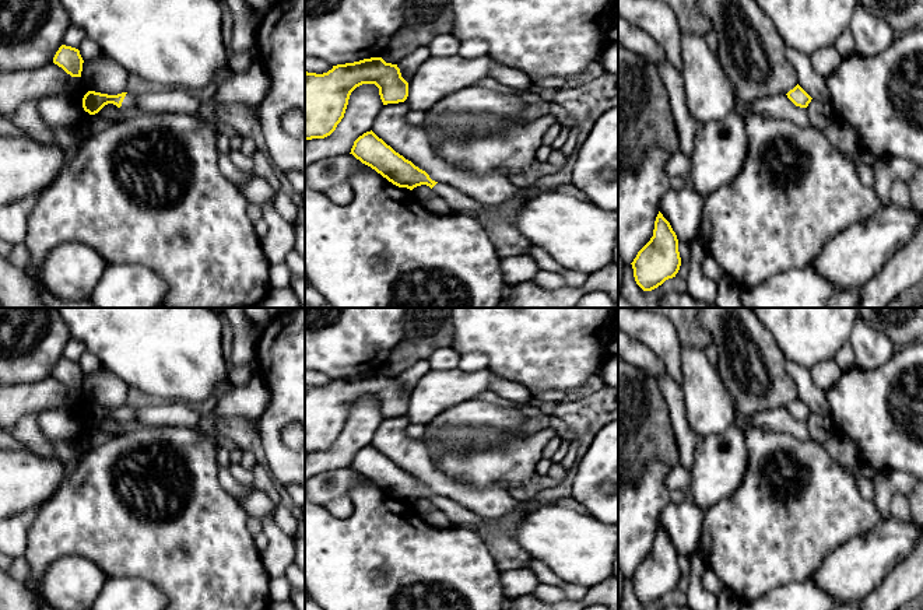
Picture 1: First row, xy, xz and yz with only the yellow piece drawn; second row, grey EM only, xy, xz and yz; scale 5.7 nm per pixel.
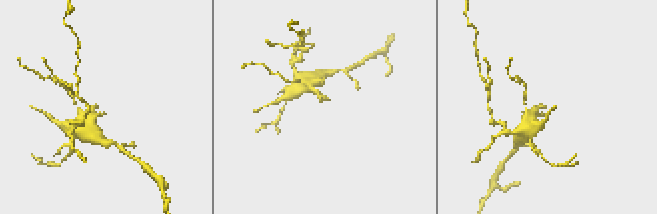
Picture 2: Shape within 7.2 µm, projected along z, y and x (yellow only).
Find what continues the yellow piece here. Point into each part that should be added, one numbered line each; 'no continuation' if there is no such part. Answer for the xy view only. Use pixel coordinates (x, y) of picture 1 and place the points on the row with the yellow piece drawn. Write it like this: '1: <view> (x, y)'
1: xy (129, 102)

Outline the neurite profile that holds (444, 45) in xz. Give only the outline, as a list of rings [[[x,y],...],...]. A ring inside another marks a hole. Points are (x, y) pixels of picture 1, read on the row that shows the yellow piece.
[[[443,34],[436,36],[428,49],[431,56],[455,56],[459,55],[460,41],[453,34]]]

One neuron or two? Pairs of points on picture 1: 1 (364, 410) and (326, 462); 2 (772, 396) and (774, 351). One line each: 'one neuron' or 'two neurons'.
1: one neuron
2: one neuron

